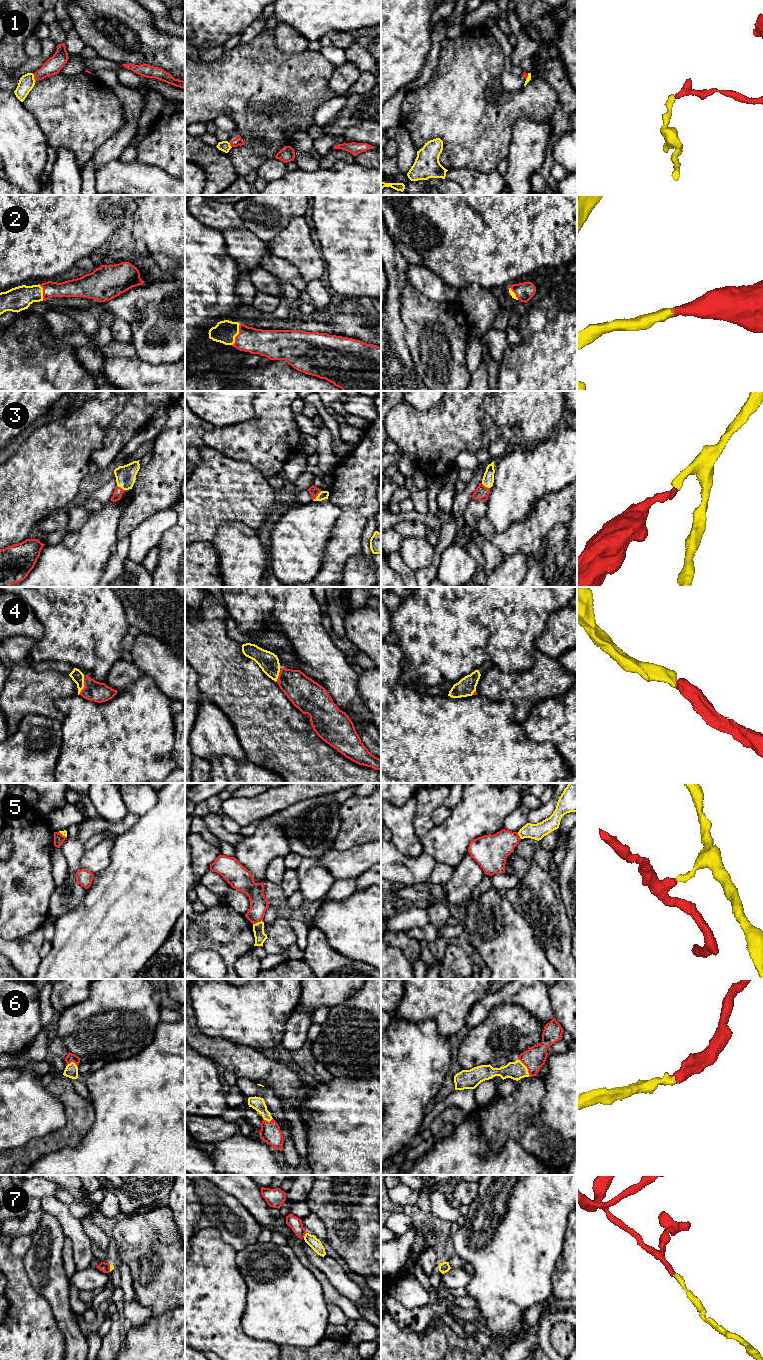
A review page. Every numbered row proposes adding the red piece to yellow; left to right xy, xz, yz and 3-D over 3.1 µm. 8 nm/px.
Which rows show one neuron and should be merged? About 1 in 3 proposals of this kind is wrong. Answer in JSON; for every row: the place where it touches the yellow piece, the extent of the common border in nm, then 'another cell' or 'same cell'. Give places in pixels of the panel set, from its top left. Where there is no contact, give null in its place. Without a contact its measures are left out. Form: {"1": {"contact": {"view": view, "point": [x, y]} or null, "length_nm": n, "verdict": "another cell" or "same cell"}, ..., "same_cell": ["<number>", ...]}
{"1": {"contact": {"view": "xy", "point": [33, 78]}, "length_nm": 70, "verdict": "another cell"}, "2": {"contact": {"view": "xz", "point": [237, 334]}, "length_nm": 190, "verdict": "same cell"}, "3": {"contact": {"view": "xz", "point": [317, 496]}, "length_nm": 100, "verdict": "same cell"}, "4": {"contact": {"view": "xy", "point": [83, 687]}, "length_nm": 140, "verdict": "same cell"}, "5": {"contact": {"view": "xz", "point": [258, 922]}, "length_nm": 90, "verdict": "another cell"}, "6": {"contact": {"view": "yz", "point": [526, 1067]}, "length_nm": 170, "verdict": "same cell"}, "7": {"contact": {"view": "xz", "point": [305, 1235]}, "length_nm": 50, "verdict": "another cell"}, "same_cell": ["2", "3", "4", "6"]}

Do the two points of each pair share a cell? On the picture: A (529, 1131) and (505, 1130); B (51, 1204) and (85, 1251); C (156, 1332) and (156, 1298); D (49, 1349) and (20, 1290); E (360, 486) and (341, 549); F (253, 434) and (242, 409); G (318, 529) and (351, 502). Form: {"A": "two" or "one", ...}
{"A": "one", "B": "one", "C": "two", "D": "one", "E": "one", "F": "two", "G": "two"}

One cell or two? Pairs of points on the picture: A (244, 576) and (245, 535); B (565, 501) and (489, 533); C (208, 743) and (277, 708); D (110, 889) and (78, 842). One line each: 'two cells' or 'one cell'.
A: one cell
B: one cell
C: two cells
D: two cells

